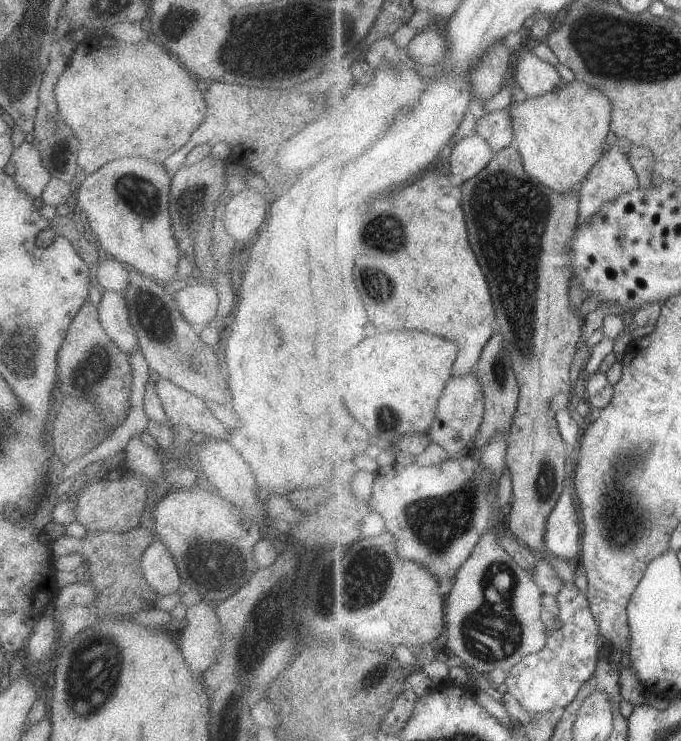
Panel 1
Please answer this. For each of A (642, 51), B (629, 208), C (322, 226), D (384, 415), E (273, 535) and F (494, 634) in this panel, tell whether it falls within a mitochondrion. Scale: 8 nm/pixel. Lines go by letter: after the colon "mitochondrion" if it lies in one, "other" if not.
A: mitochondrion
B: other
C: other
D: mitochondrion
E: other
F: mitochondrion

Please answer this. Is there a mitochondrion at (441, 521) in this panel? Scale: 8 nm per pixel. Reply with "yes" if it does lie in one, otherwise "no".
yes

